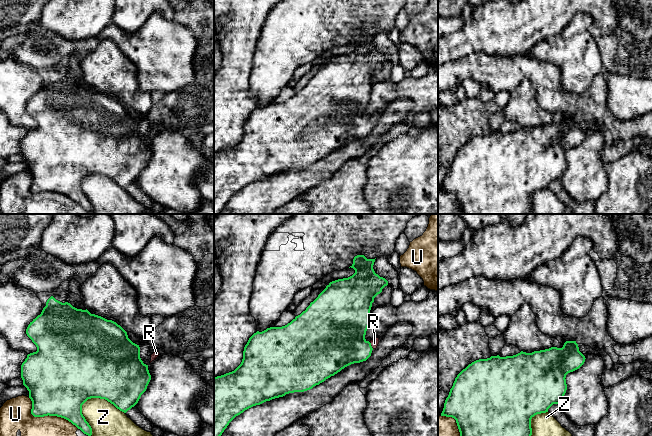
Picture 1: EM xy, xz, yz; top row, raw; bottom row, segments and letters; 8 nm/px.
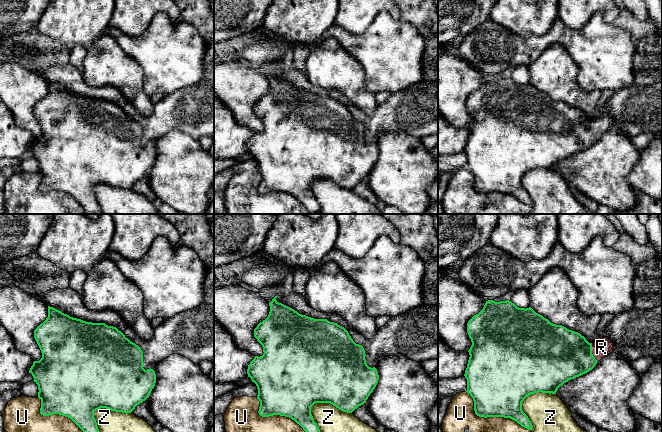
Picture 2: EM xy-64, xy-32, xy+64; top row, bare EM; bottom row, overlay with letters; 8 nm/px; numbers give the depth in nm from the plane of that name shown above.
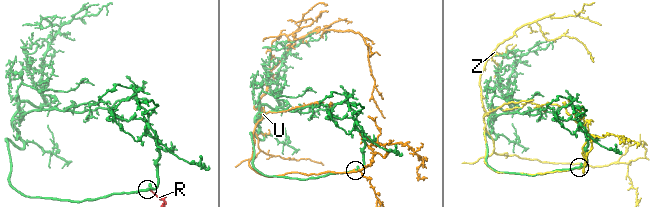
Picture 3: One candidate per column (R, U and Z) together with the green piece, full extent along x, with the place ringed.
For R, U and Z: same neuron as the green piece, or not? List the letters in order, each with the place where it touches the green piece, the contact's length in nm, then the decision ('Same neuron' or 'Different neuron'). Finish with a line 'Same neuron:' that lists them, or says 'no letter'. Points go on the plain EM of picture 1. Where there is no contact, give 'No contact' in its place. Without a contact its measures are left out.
R: Touches green at xz (370, 121). Shared border 70 nm. Same neuron
U: Touches green at xy (47, 191). Shared border 480 nm. Different neuron
Z: Touches green at xy (103, 174). Shared border 360 nm. Different neuron
Same neuron: R

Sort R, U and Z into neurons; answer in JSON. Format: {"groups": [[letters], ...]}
{"groups": [["R"], ["U"], ["Z"]]}

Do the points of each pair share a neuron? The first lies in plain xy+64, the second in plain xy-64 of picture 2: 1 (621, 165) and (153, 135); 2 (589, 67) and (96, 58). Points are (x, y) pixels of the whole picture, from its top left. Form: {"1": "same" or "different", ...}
{"1": "different", "2": "different"}

